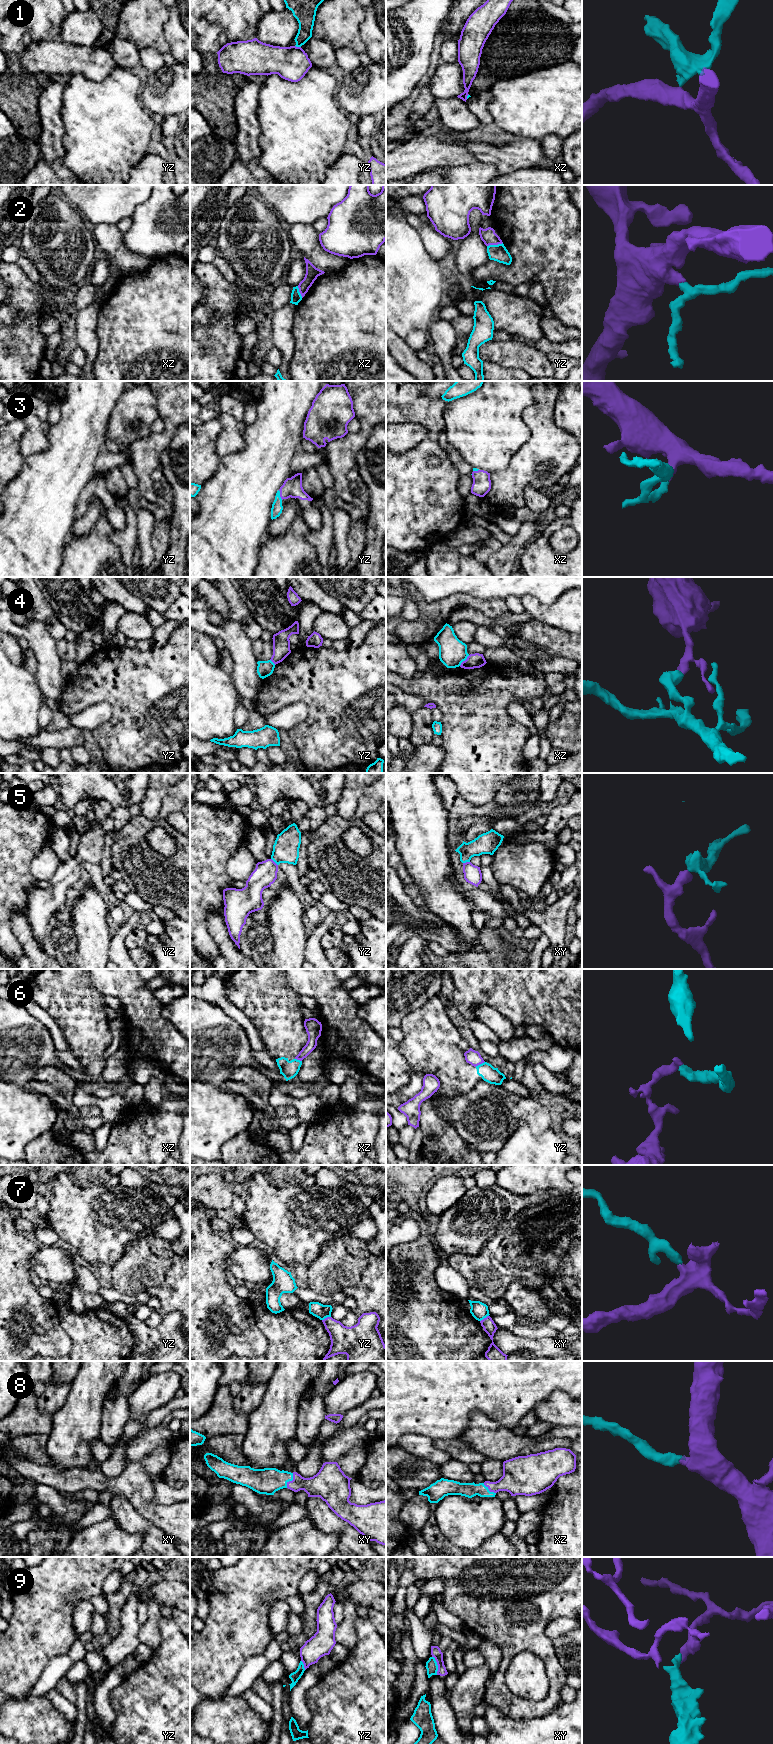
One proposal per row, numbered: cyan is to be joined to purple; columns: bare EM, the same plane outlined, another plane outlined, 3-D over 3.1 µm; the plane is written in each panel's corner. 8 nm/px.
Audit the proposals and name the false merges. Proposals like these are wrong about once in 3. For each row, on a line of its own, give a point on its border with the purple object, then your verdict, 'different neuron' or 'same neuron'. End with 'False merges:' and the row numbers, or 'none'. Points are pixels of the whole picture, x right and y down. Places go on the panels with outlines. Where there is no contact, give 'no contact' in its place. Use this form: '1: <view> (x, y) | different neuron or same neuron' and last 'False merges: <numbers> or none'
1: yz (298, 47) | different neuron
2: yz (494, 244) | different neuron
3: yz (280, 495) | same neuron
4: xz (465, 660) | different neuron
5: yz (274, 862) | same neuron
6: yz (479, 1064) | different neuron
7: yz (327, 1317) | different neuron
8: xy (290, 1481) | same neuron
9: xy (437, 1664) | different neuron
False merges: 1, 2, 4, 6, 7, 9

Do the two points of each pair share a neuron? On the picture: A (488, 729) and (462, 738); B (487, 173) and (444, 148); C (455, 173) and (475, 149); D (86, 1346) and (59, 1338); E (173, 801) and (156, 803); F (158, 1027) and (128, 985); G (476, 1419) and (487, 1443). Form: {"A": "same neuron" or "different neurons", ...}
{"A": "same neuron", "B": "different neurons", "C": "different neurons", "D": "different neurons", "E": "different neurons", "F": "same neuron", "G": "same neuron"}

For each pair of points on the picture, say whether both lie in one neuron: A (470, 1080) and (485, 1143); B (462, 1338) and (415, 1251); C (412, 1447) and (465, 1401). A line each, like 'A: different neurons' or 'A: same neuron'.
A: different neurons
B: same neuron
C: different neurons

